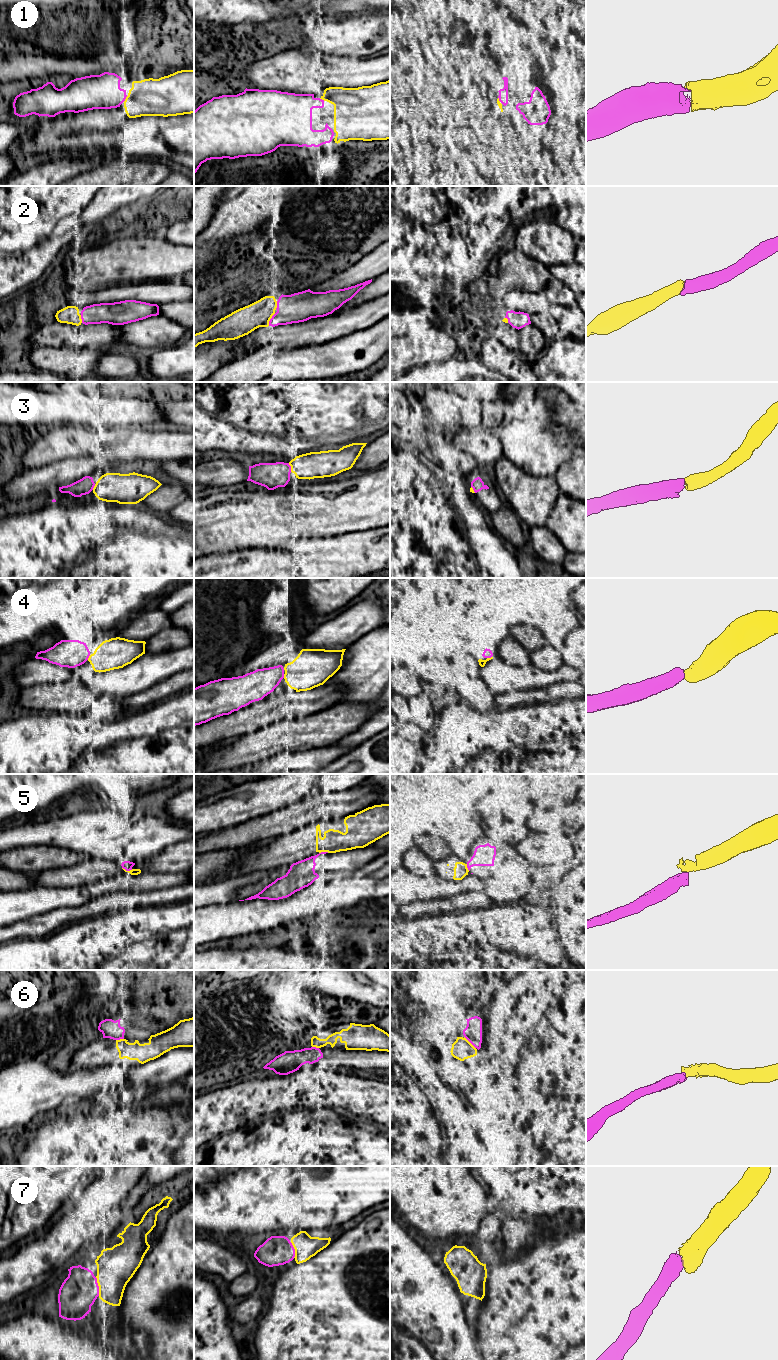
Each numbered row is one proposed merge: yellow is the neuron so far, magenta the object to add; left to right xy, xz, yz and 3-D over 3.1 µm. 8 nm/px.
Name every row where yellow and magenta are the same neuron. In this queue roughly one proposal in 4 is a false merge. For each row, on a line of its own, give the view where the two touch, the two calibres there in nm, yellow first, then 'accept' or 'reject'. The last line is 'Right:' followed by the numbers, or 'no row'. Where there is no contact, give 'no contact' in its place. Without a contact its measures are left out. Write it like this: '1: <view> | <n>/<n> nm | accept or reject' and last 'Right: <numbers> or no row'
1: xy | 300/280 nm | accept
2: xz | 220/240 nm | accept
3: xz | 220/200 nm | accept
4: xy | 240/220 nm | accept
5: xy | 50/80 nm | reject
6: yz | 170/140 nm | reject
7: xy | 300/300 nm | accept
Right: 1, 2, 3, 4, 7

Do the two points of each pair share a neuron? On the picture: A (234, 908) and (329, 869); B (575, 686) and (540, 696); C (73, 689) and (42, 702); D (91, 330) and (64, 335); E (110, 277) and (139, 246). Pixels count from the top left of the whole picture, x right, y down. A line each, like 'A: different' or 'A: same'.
A: different
B: different
C: same
D: same
E: same

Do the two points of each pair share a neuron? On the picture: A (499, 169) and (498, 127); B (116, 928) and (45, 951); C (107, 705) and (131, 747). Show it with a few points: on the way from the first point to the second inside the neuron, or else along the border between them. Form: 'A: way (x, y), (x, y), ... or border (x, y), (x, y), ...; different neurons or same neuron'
A: border (493, 152), (502, 158), (513, 175); different neurons
B: way (98, 946), (95, 949), (63, 951); same neuron
C: border (125, 714), (111, 721); different neurons

